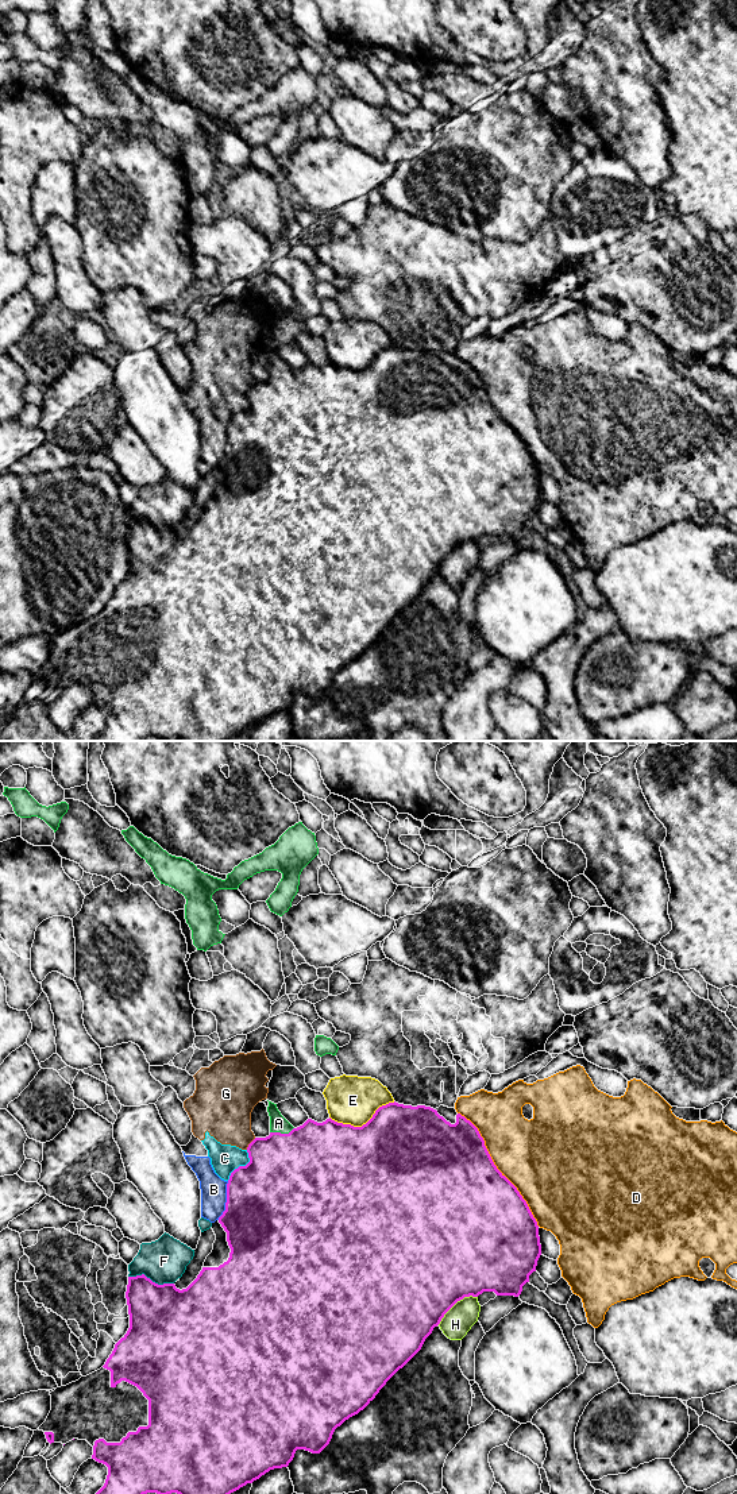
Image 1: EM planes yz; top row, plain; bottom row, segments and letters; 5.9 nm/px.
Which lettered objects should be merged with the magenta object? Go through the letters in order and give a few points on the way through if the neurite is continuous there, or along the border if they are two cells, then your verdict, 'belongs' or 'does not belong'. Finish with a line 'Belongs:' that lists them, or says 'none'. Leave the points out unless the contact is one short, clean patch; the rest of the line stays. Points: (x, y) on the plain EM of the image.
A: way yz (290, 417), (290, 405), (280, 377), (278, 367); belongs
B: does not belong
C: does not belong
D: does not belong
E: does not belong
F: does not belong
G: does not belong
H: does not belong
Belongs: A

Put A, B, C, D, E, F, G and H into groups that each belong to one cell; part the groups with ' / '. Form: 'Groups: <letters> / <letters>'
Groups: A / B C F G / D / E / H

